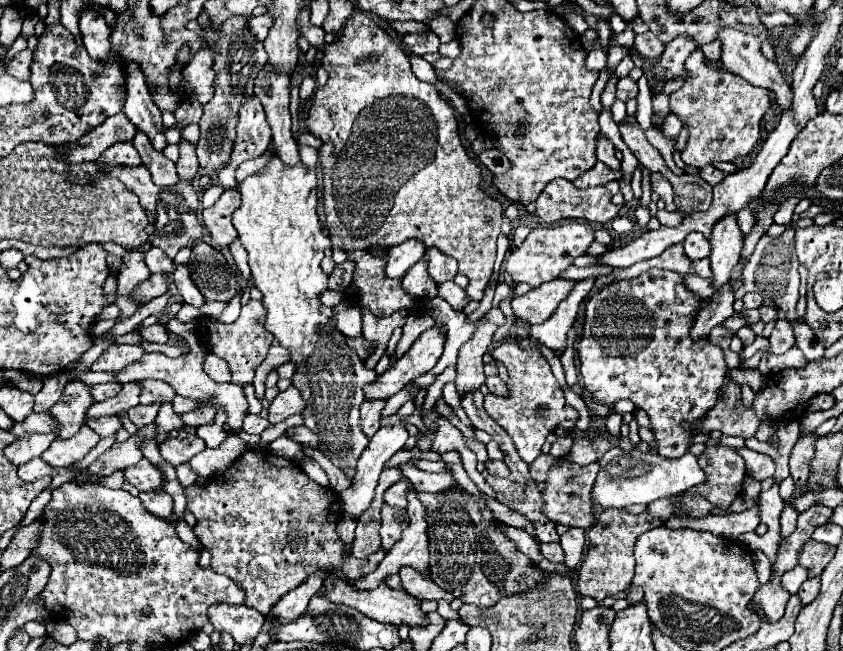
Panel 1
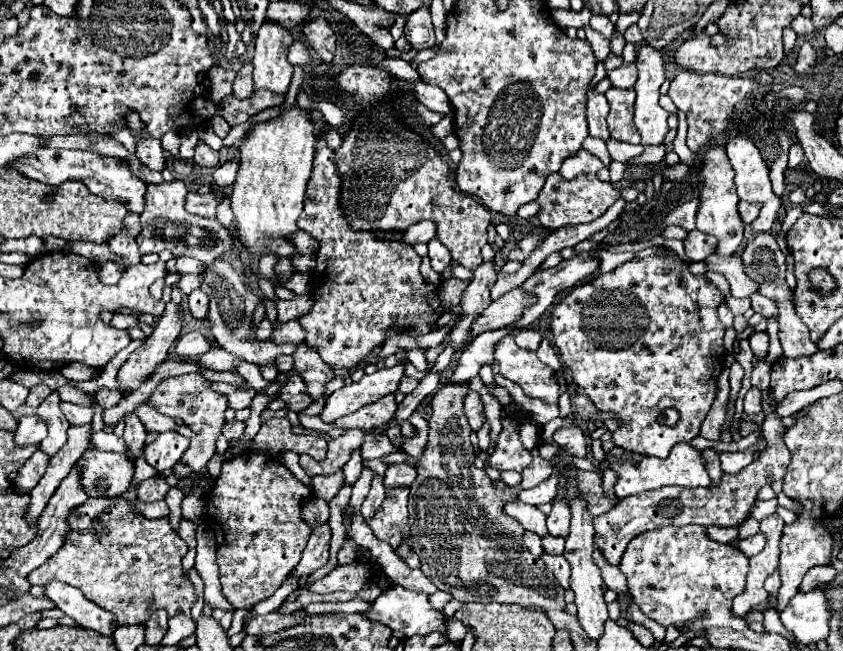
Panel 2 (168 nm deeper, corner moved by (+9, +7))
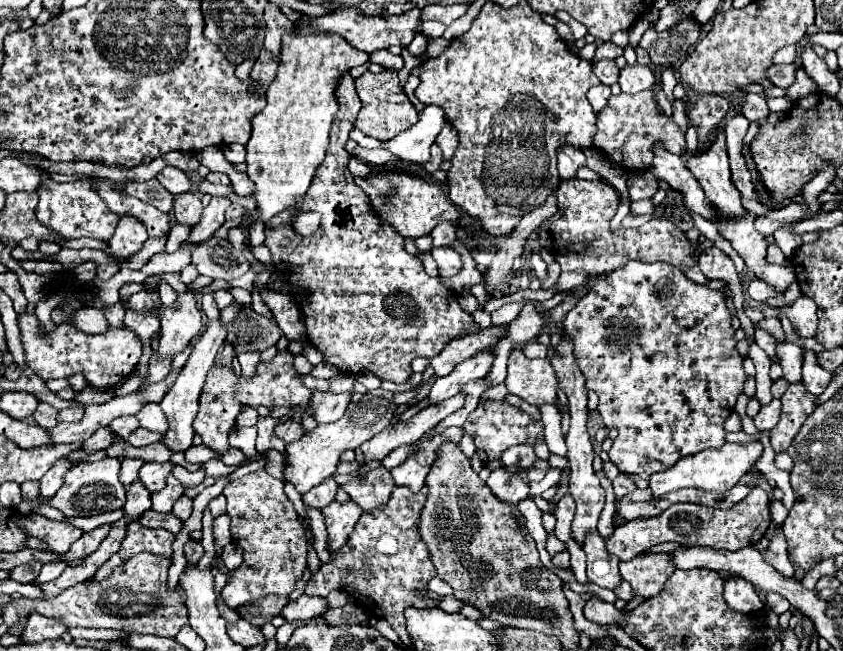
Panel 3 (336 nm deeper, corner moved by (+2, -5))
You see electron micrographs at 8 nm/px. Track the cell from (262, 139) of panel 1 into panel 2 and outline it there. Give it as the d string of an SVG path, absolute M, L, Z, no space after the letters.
M248 61L246 65L242 65L242 69L238 71L236 79L234 79L234 95L240 97L240 99L246 99L250 97L254 91L254 85L252 85L252 61Z

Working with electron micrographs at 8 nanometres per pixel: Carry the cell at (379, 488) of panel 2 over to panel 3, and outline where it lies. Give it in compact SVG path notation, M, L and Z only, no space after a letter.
M385 467L369 471L365 481L351 481L343 485L343 489L365 513L373 513L373 509L385 507L393 487L395 483L391 481L391 473Z

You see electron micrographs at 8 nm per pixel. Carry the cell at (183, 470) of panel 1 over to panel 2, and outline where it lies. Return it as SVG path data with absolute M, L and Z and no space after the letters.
M188 373L188 375L164 379L152 393L150 405L164 415L170 415L174 419L178 417L184 419L184 423L192 429L194 437L190 437L190 447L184 451L182 461L194 471L200 471L202 467L206 467L206 463L212 459L216 451L216 439L226 423L224 411L228 409L228 397L224 393L210 389L208 381L200 373Z

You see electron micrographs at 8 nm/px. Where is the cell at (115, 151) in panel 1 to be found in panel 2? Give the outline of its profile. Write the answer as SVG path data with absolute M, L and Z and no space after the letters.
M38 149L32 157L20 157L20 161L12 161L10 169L24 173L24 177L42 181L50 187L58 187L64 181L82 181L92 195L104 199L116 199L126 205L128 211L142 213L144 211L144 189L146 183L130 173L124 161L112 157L100 157L92 151L68 151L68 149Z

